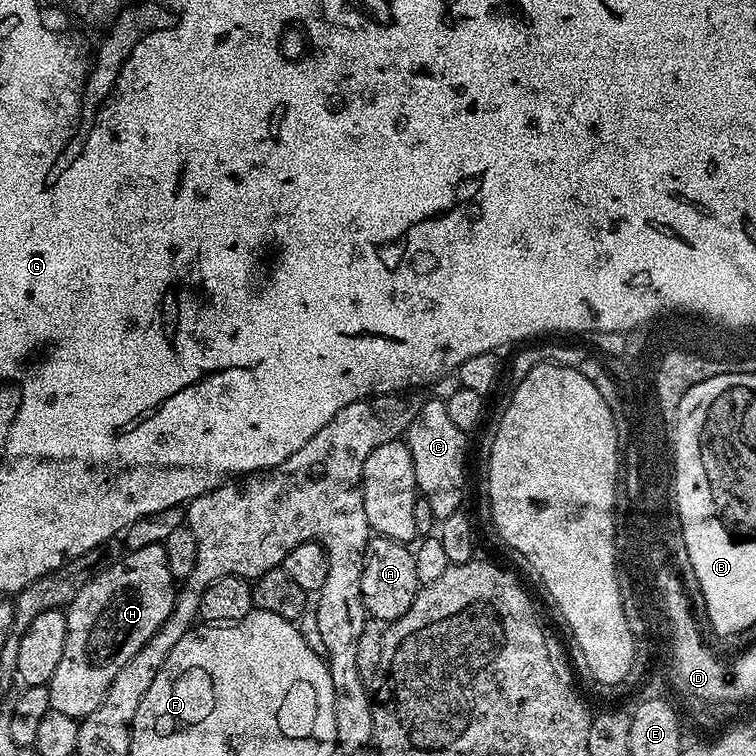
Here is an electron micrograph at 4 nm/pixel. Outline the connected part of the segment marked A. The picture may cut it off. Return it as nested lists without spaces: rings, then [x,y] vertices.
[[[373,535],[366,546],[362,566],[362,602],[371,619],[391,622],[402,618],[420,593],[422,585],[414,570],[414,552],[407,544],[399,544],[385,536]]]

